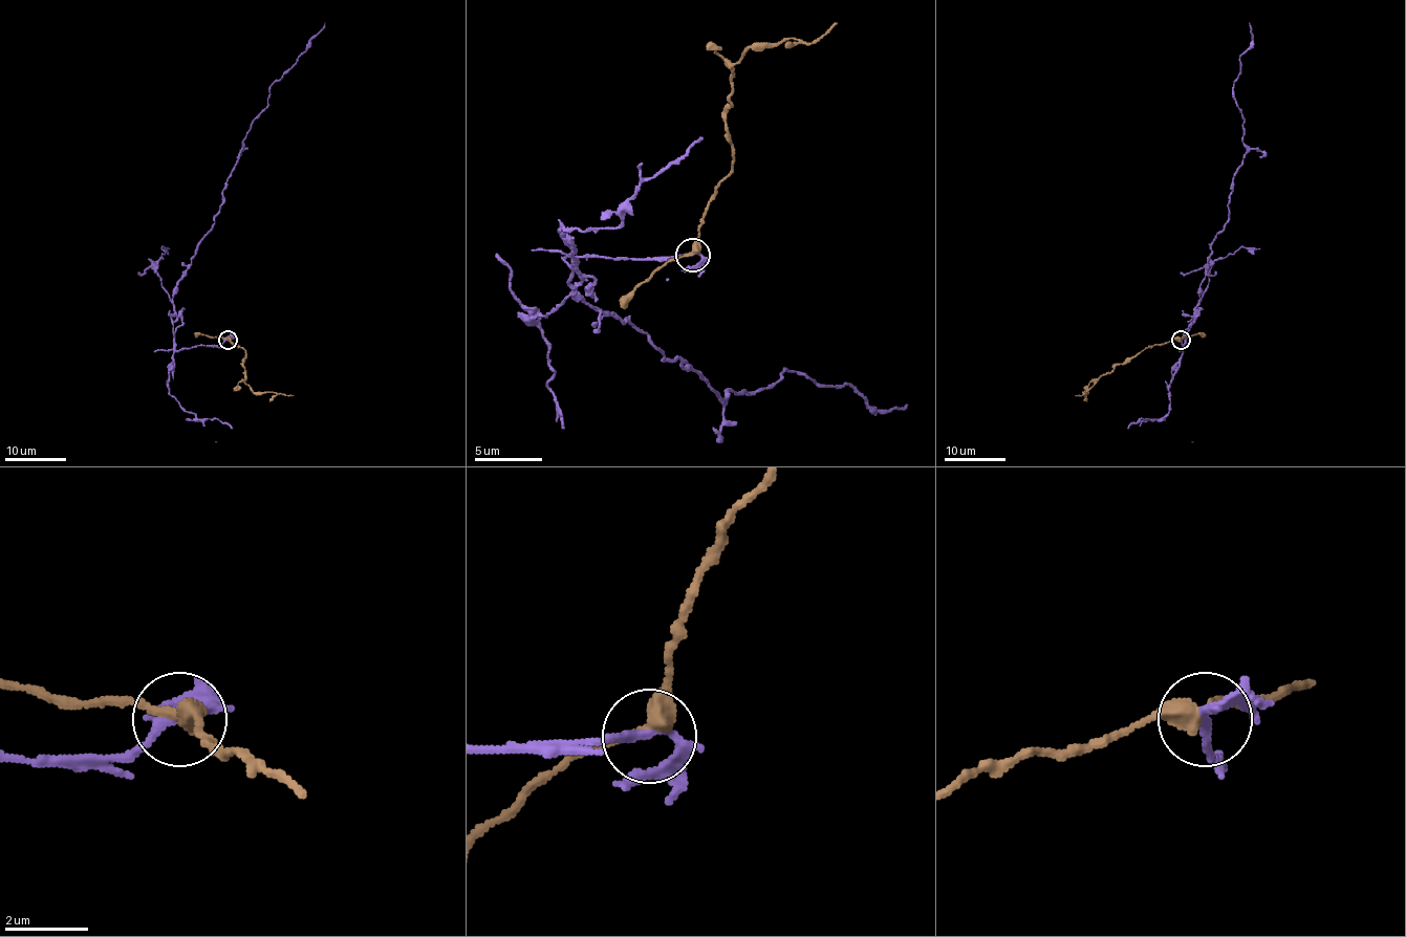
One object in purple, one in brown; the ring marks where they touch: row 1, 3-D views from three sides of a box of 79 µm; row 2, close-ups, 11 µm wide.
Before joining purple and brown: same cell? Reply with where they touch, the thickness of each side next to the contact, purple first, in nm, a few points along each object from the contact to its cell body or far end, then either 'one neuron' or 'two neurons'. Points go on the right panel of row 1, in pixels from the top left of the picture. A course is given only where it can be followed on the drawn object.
at (1181, 340); 200 nm thick on the purple side, 400 nm on the other; purple runs (1181, 339), (1182, 350), (1247, 149), (1233, 86), (1250, 46), (1250, 22); brown runs (1181, 339), (1154, 344), (1140, 351), (1118, 364), (1084, 394), (1075, 395); two neurons

